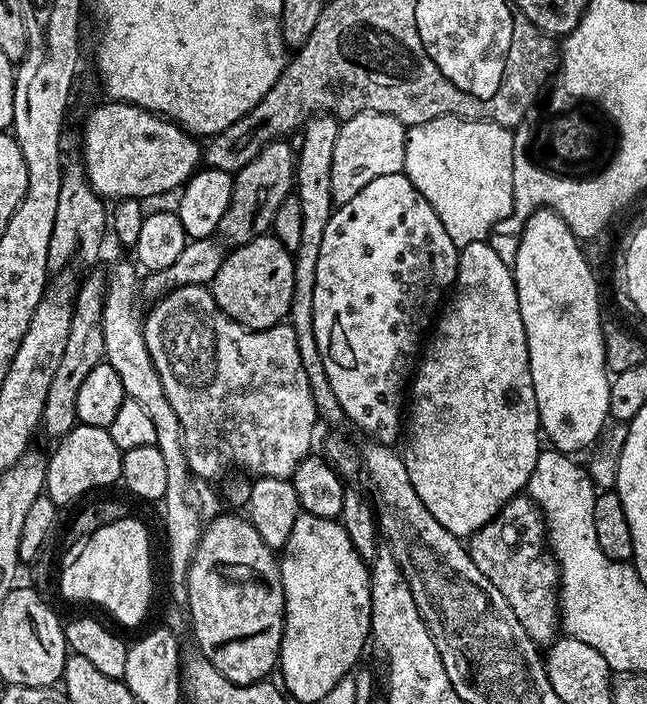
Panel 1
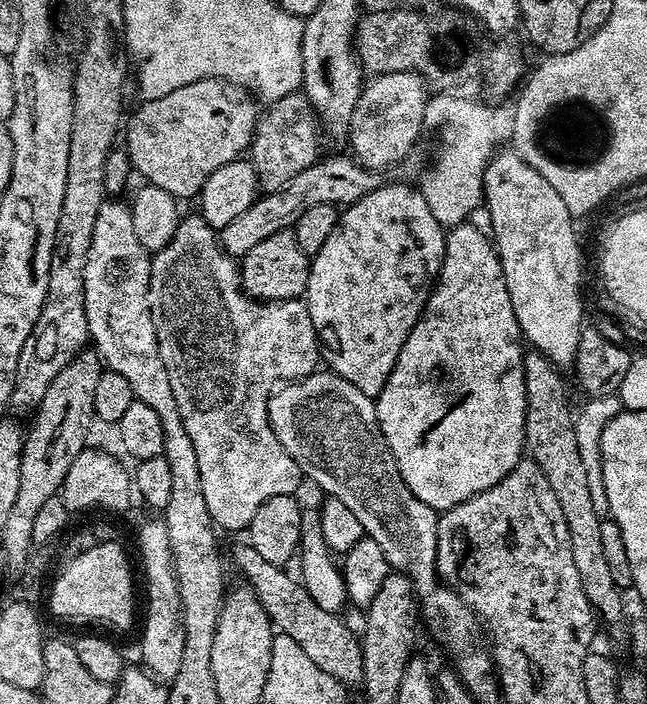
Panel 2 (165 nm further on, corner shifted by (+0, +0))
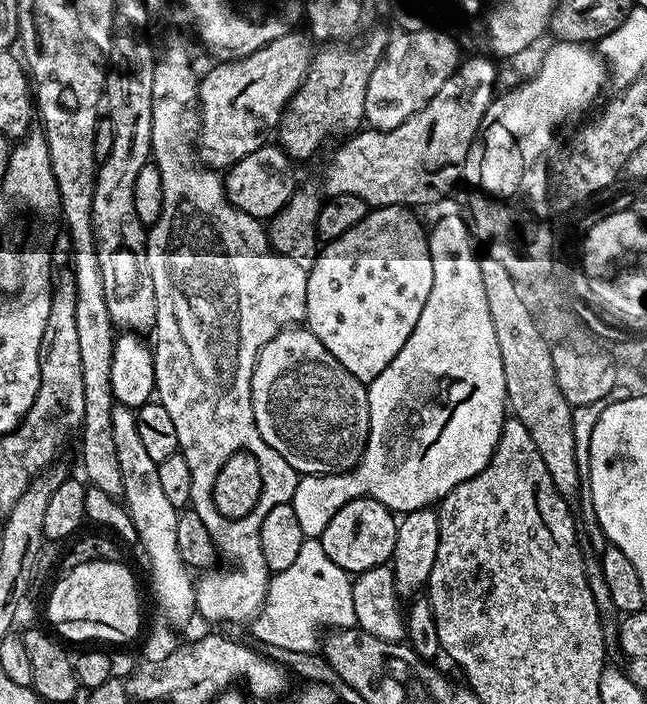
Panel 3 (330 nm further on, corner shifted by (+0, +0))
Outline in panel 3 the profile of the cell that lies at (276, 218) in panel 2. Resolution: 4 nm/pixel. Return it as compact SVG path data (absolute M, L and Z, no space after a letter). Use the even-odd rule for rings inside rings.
M487 54L469 55L456 72L446 78L442 90L438 90L438 94L434 94L434 98L430 98L430 102L422 106L418 114L406 118L402 126L386 132L379 132L368 126L351 133L341 143L345 144L337 150L336 157L324 168L323 191L329 197L354 194L354 198L362 198L372 208L385 208L395 204L436 204L443 196L450 195L452 187L464 180L466 158L476 135L480 133L482 118L497 95L496 64L497 61Z

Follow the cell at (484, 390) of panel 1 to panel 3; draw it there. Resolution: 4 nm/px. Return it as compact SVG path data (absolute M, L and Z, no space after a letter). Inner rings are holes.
M446 214L438 219L433 228L429 229L428 245L430 246L431 262L433 263L433 285L430 286L430 298L426 298L426 306L422 306L422 315L418 317L418 322L414 326L414 334L406 338L406 346L398 350L394 362L378 374L368 385L368 409L370 410L370 426L368 427L368 445L364 448L364 453L360 455L360 461L355 468L346 472L334 472L330 476L306 476L301 475L296 482L296 489L292 495L292 509L294 514L298 514L298 522L302 526L305 534L318 534L326 530L330 518L346 506L346 502L356 499L358 496L369 496L371 500L380 500L393 514L403 514L413 512L419 508L430 508L439 505L445 496L454 490L462 482L474 478L490 462L494 450L500 441L502 426L509 415L508 395L506 394L506 373L502 370L502 350L498 350L498 333L494 330L494 318L490 316L490 302L486 300L486 286L482 279L480 256L476 250L476 236L469 224L469 221L458 214Z

